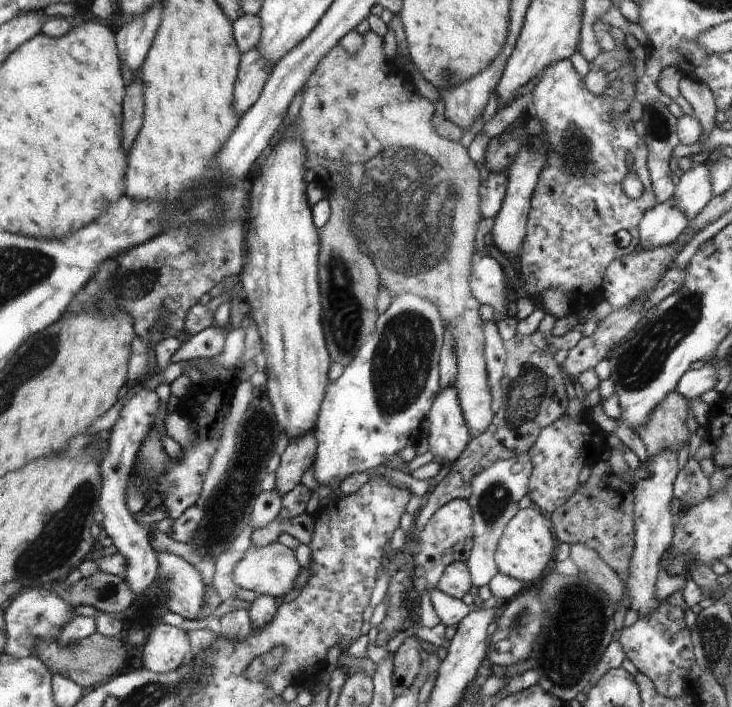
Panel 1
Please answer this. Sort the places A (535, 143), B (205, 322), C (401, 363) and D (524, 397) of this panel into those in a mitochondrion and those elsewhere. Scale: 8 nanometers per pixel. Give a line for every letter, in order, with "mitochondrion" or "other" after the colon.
A: mitochondrion
B: other
C: mitochondrion
D: mitochondrion

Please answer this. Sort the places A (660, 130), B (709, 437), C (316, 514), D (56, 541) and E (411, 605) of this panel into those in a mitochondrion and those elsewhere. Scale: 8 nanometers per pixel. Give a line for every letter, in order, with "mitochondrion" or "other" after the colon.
A: mitochondrion
B: other
C: other
D: mitochondrion
E: other

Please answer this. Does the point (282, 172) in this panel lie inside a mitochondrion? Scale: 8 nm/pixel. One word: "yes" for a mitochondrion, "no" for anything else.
no

